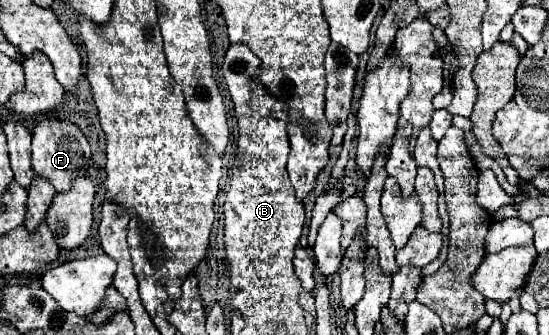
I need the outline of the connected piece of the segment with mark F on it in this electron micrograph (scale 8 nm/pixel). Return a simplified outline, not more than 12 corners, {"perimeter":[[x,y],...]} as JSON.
{"perimeter":[[38,120],[32,166],[58,194],[88,176],[90,144],[80,128]]}

